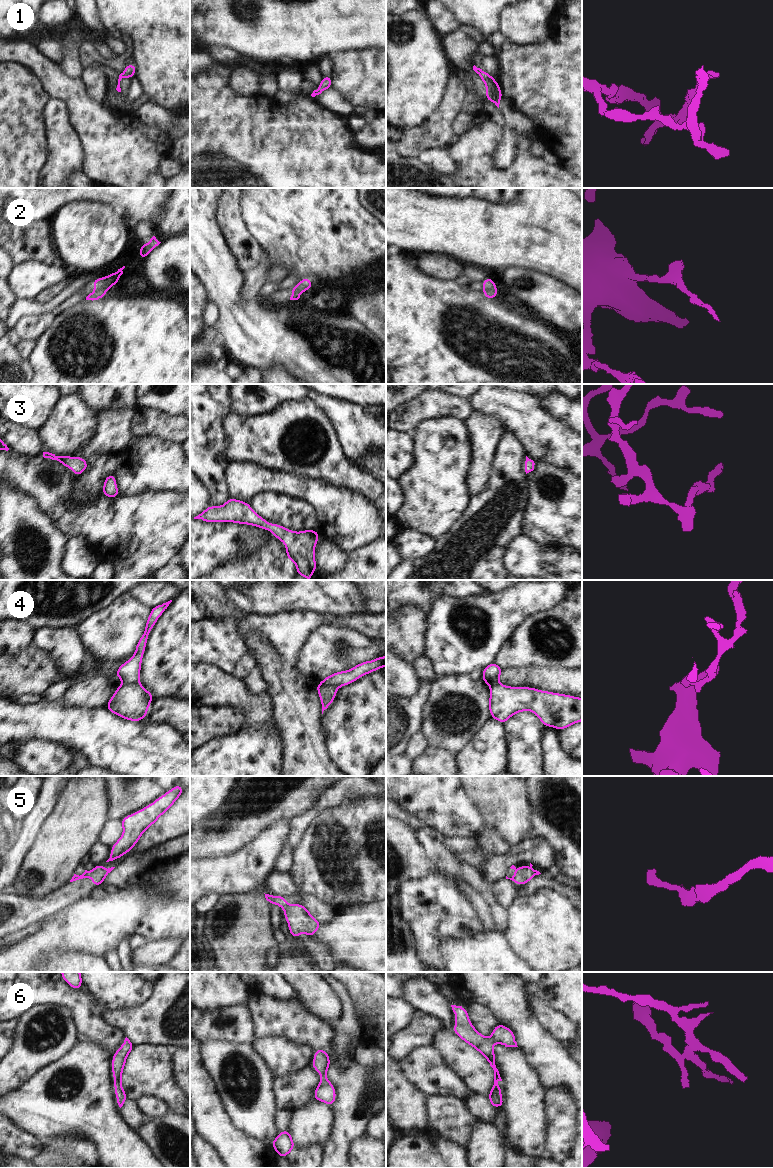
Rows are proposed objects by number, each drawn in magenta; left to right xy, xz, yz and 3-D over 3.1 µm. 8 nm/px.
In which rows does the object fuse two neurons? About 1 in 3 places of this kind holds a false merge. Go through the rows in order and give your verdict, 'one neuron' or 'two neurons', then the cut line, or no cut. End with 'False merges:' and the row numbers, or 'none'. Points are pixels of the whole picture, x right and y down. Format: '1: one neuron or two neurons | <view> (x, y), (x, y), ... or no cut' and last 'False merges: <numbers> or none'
1: one neuron | no cut
2: one neuron | no cut
3: one neuron | no cut
4: two neurons | xz (319, 684), (324, 687), (338, 687)
5: two neurons | xz (294, 904), (288, 905), (284, 909)
6: one neuron | no cut
False merges: 4, 5

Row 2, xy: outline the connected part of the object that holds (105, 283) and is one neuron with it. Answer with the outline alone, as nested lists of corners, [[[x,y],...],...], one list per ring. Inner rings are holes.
[[[125,266],[122,268],[118,269],[117,272],[113,272],[110,275],[106,277],[99,277],[95,279],[92,282],[92,286],[95,288],[95,291],[90,293],[87,297],[86,300],[98,300],[101,298],[105,297],[106,292],[113,286],[117,285],[119,282],[120,276],[123,274],[123,269]]]

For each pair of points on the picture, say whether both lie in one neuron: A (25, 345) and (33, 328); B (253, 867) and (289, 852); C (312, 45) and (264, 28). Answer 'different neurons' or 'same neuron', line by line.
A: different neurons
B: different neurons
C: same neuron

